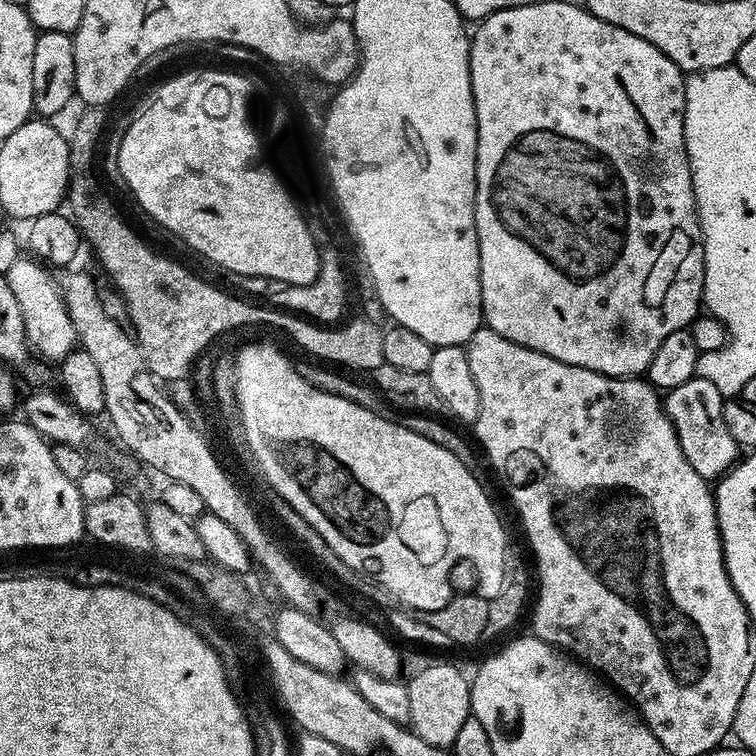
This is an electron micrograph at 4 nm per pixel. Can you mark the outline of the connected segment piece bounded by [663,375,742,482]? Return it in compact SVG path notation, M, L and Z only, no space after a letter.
M698 375L682 382L682 386L667 389L663 397L664 413L672 419L682 454L686 454L686 462L690 462L690 466L694 466L694 470L698 470L698 474L709 482L726 475L742 452L740 445L730 435L730 430L726 430L725 399L714 382L706 382L706 378Z

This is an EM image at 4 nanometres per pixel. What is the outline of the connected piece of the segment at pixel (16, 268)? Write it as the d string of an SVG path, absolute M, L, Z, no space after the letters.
M21 258L14 262L14 266L10 266L6 273L10 290L16 295L18 307L22 310L22 322L26 322L29 349L45 361L60 362L77 347L74 322L70 322L70 314L67 313L64 293L58 280L51 276L53 273L39 259L31 259Z

